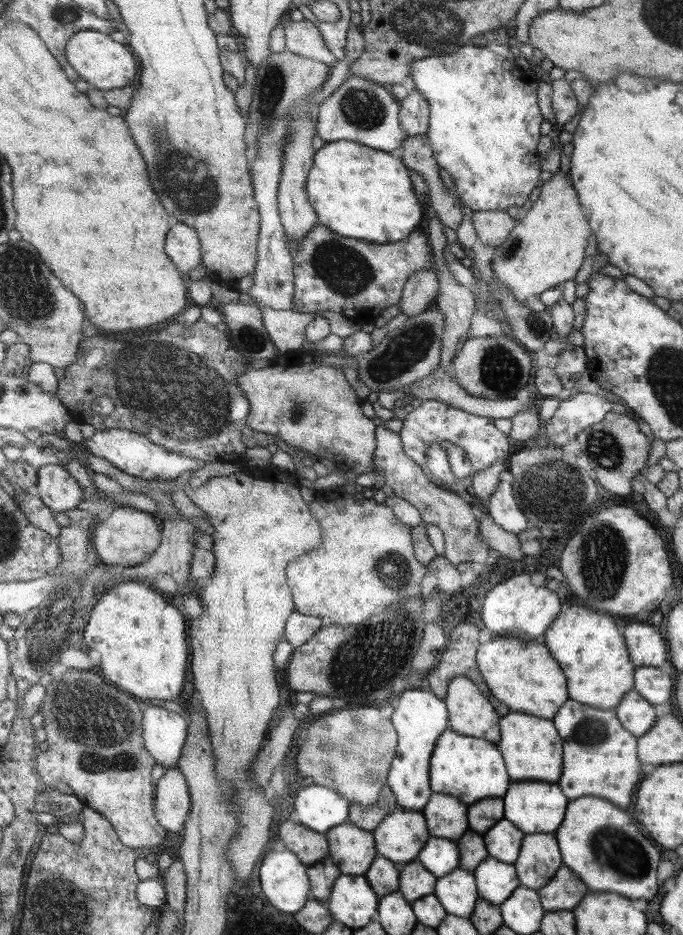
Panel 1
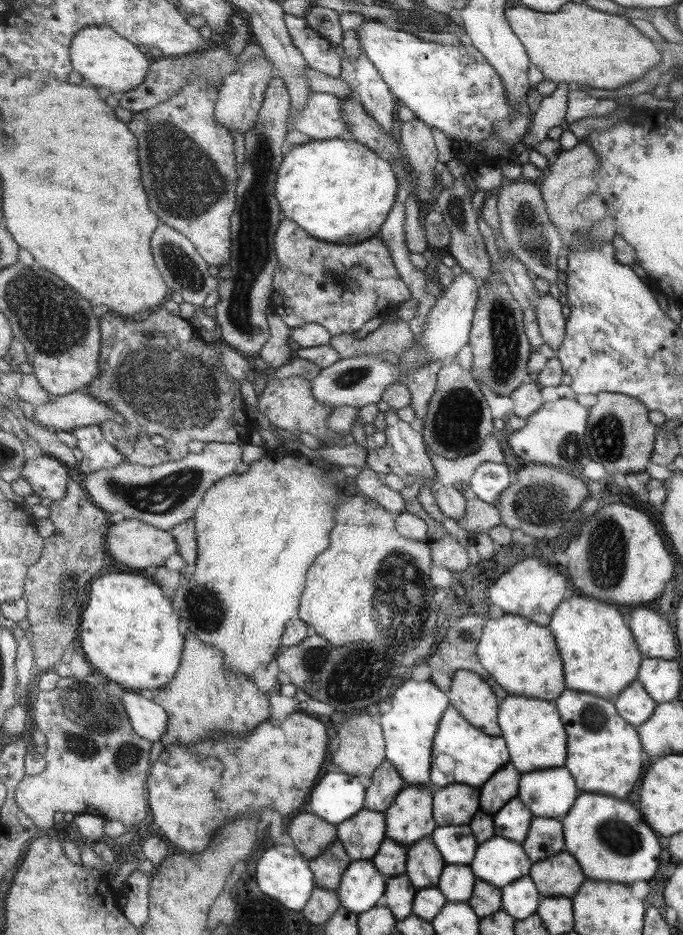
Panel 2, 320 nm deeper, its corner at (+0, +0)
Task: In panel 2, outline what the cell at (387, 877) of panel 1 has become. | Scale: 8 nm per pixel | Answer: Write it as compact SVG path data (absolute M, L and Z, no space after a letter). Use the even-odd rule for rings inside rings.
M387 837L374 863L387 878L405 874L408 872L408 851L409 847Z

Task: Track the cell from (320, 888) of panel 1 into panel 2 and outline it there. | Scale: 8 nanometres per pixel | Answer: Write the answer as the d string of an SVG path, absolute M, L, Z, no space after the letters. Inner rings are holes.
M342 840L336 841L315 860L311 859L310 865L315 875L315 884L319 888L337 891L342 884L345 871L353 862L350 854L346 851Z

